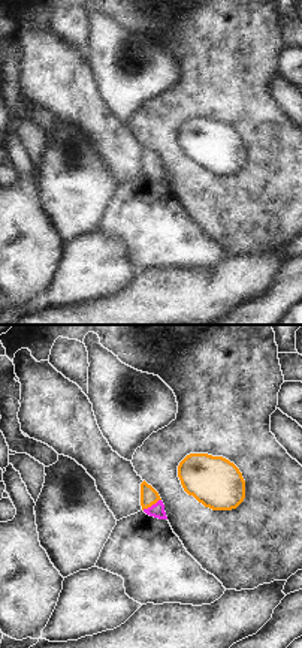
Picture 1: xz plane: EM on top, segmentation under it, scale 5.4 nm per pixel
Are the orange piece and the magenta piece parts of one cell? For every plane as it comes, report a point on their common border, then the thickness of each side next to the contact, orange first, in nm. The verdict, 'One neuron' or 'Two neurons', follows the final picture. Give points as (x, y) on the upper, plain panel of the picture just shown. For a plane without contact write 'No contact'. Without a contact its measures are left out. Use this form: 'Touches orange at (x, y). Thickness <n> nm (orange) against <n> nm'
Touches orange at (151, 169). Thickness 100 nm (orange) against 80 nm.

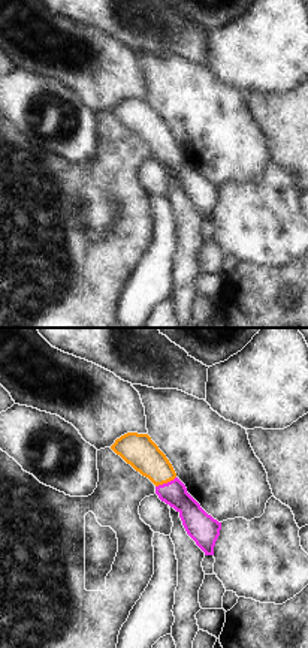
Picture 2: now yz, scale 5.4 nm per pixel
Touches orange at (165, 147). Thickness 180 nm (orange) against 140 nm.

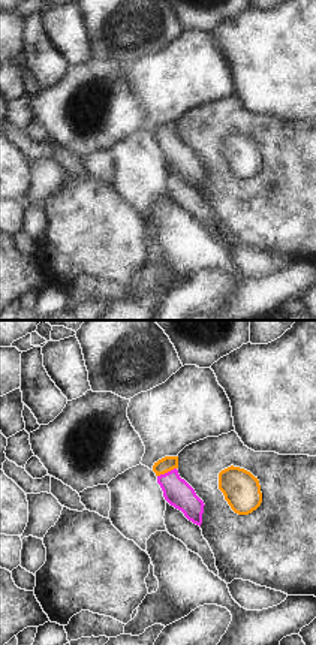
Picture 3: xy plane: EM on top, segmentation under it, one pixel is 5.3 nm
Touches orange at (166, 136). Thickness 80 nm (orange) against 150 nm.

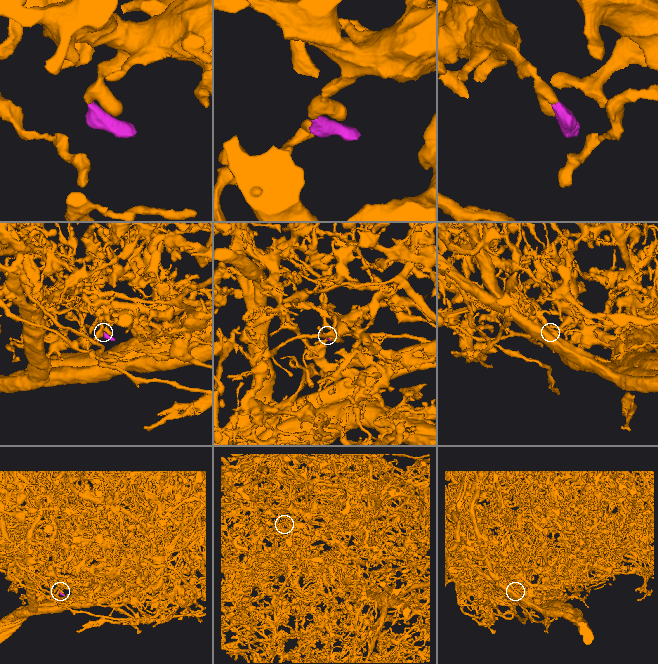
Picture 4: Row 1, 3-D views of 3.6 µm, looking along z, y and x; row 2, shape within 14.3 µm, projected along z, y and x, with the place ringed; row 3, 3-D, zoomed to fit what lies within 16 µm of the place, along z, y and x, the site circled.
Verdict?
One neuron.

